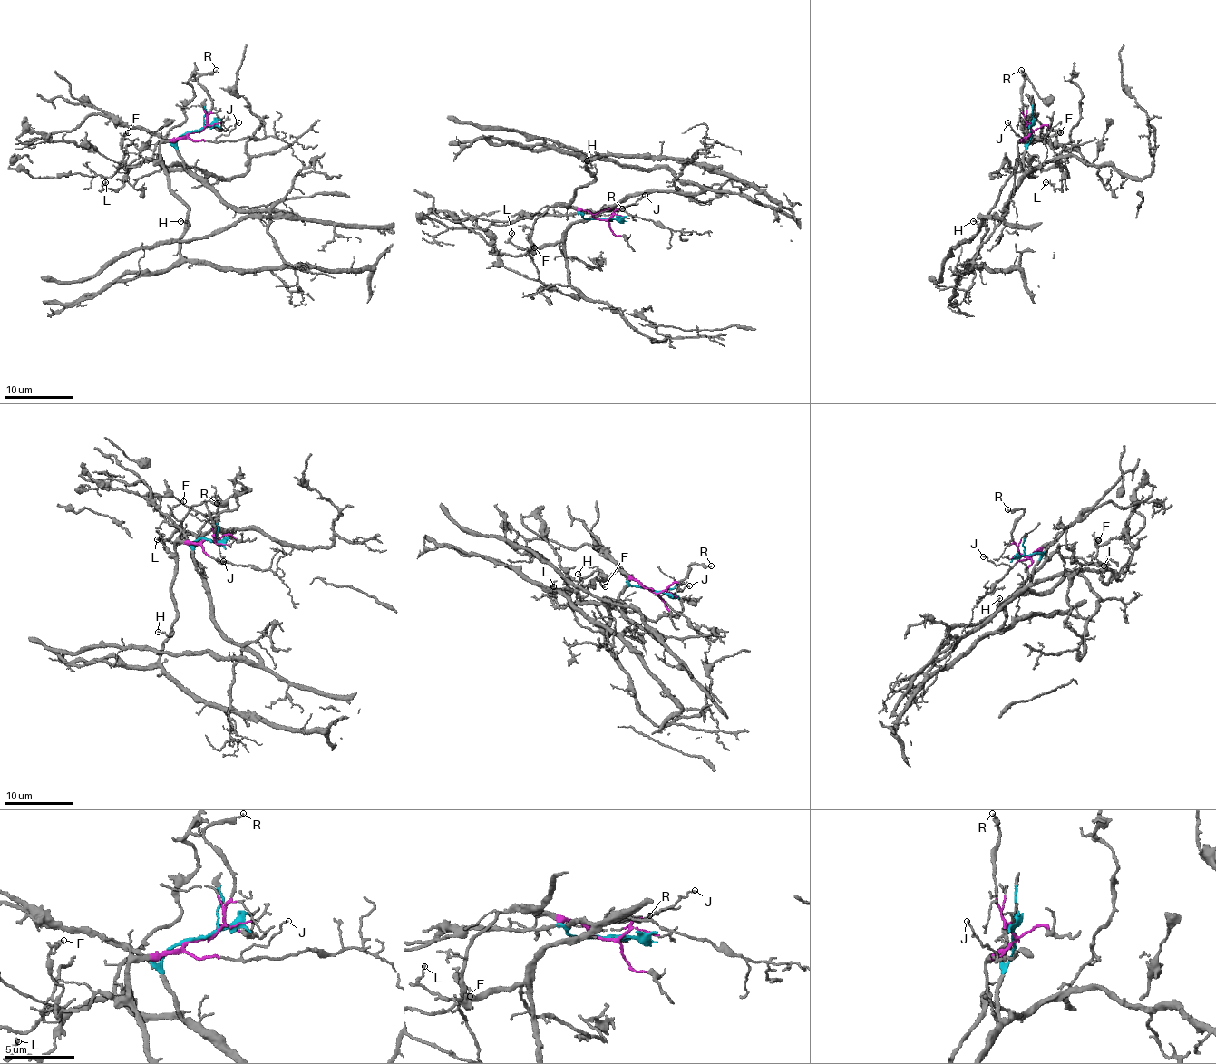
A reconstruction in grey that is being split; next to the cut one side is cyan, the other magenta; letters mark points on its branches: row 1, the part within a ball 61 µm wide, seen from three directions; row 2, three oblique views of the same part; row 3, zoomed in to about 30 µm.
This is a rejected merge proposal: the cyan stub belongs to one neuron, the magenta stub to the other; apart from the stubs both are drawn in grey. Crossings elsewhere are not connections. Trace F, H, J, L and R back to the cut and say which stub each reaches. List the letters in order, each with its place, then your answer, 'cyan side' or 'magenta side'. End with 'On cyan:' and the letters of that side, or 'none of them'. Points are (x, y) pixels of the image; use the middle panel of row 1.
F: place (534, 247); magenta side
H: place (587, 160); magenta side
J: place (645, 195); magenta side
L: place (511, 233); cyan side
R: place (622, 208); magenta side
On cyan: L

